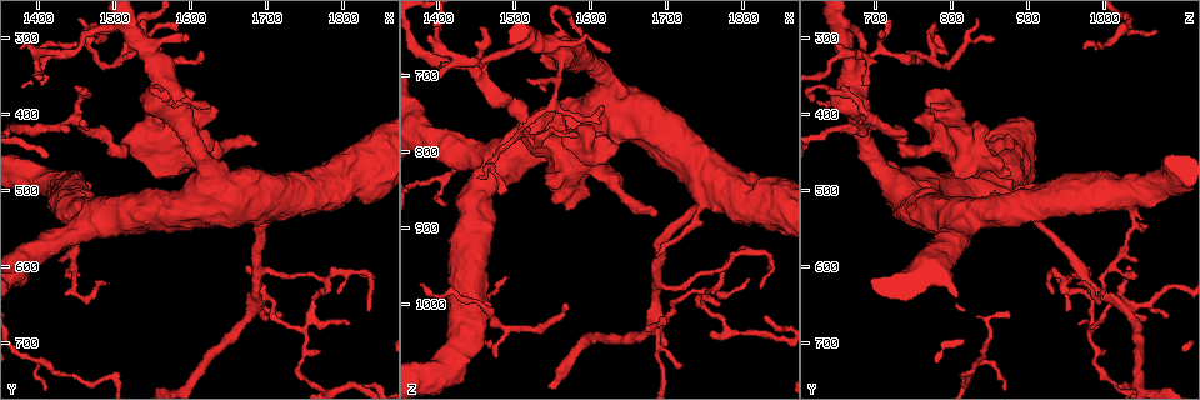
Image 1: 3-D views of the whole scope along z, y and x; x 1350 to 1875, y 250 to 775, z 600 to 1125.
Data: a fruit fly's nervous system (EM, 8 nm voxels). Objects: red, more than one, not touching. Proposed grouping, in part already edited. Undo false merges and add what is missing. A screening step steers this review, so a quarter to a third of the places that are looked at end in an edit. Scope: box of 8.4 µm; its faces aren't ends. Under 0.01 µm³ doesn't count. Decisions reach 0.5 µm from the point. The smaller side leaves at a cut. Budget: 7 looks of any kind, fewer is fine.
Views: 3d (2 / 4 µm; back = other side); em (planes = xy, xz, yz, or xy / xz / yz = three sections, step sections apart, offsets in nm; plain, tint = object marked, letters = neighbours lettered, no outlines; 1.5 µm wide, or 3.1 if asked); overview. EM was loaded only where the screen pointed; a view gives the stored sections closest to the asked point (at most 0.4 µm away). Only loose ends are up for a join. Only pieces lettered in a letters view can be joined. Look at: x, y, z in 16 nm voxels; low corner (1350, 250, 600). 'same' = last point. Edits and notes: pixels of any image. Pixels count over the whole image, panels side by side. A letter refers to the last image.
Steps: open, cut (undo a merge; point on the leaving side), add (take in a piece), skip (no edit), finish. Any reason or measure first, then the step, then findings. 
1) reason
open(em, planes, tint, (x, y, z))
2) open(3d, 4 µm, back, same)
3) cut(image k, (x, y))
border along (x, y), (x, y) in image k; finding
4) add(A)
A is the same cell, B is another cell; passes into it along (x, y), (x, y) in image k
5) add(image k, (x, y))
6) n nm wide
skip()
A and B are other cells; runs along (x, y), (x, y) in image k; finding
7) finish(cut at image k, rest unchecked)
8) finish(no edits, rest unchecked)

an open end
open(3d, 2 µm, (1470, 550, 1055))

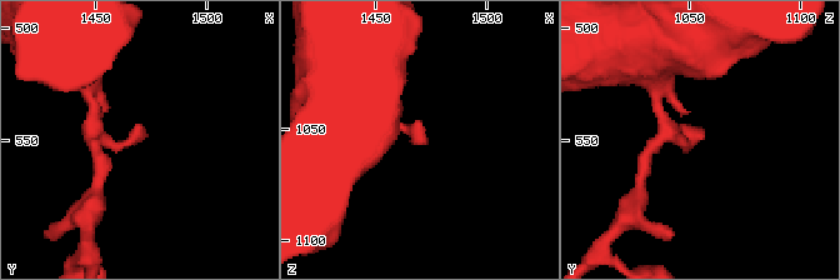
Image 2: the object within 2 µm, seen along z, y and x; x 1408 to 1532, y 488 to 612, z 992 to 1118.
open(em, xy, step 8, letters, (1472, 549, 1058))

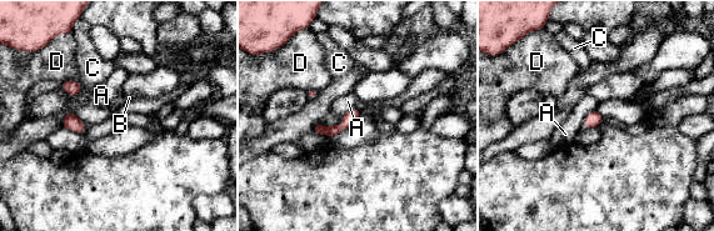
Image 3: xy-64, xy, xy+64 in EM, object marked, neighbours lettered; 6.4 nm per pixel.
open(em, planes, letters, same)

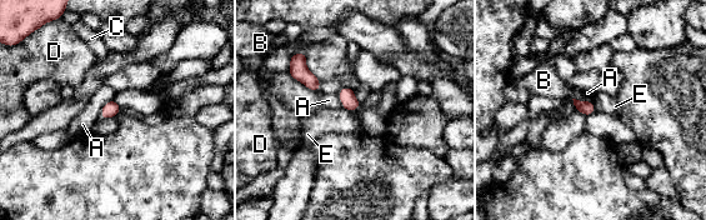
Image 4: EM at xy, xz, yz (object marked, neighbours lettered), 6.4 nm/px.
skip()
A, B, C, D and E are other cells; border along (343, 108), (351, 111) in image 4; no lettered piece goes on from it

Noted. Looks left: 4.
an open end
open(em, xy, step 4, tint, (1595, 295, 640))

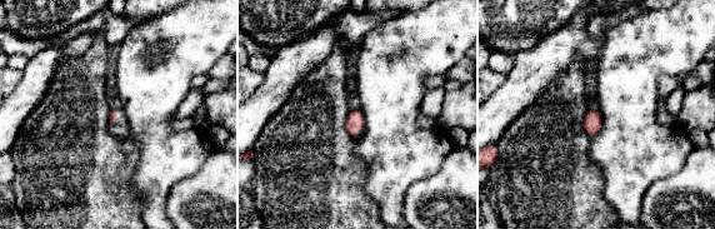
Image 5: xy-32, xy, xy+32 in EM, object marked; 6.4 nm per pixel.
cut it another way
open(em, planes, tint, same)

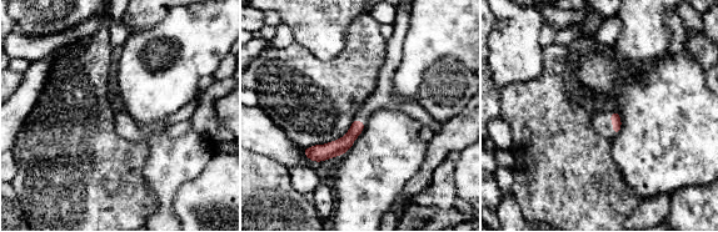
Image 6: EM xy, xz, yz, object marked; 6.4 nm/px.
see the neighbours
open(em, planes, letters, same)

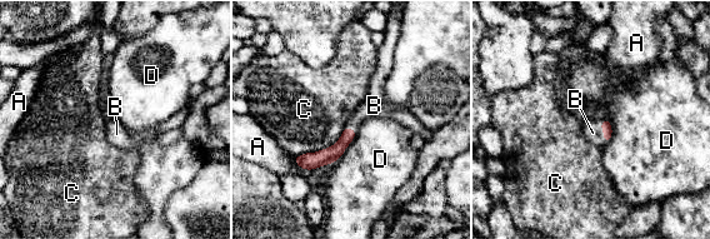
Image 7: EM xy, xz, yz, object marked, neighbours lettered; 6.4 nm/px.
add(B)
B is the same cell, A, C and D are other cells; passes into it along (606, 128), (603, 132), (593, 133) in image 7; it goes on there

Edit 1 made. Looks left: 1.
finish(add at image 7, rest unchecked)

